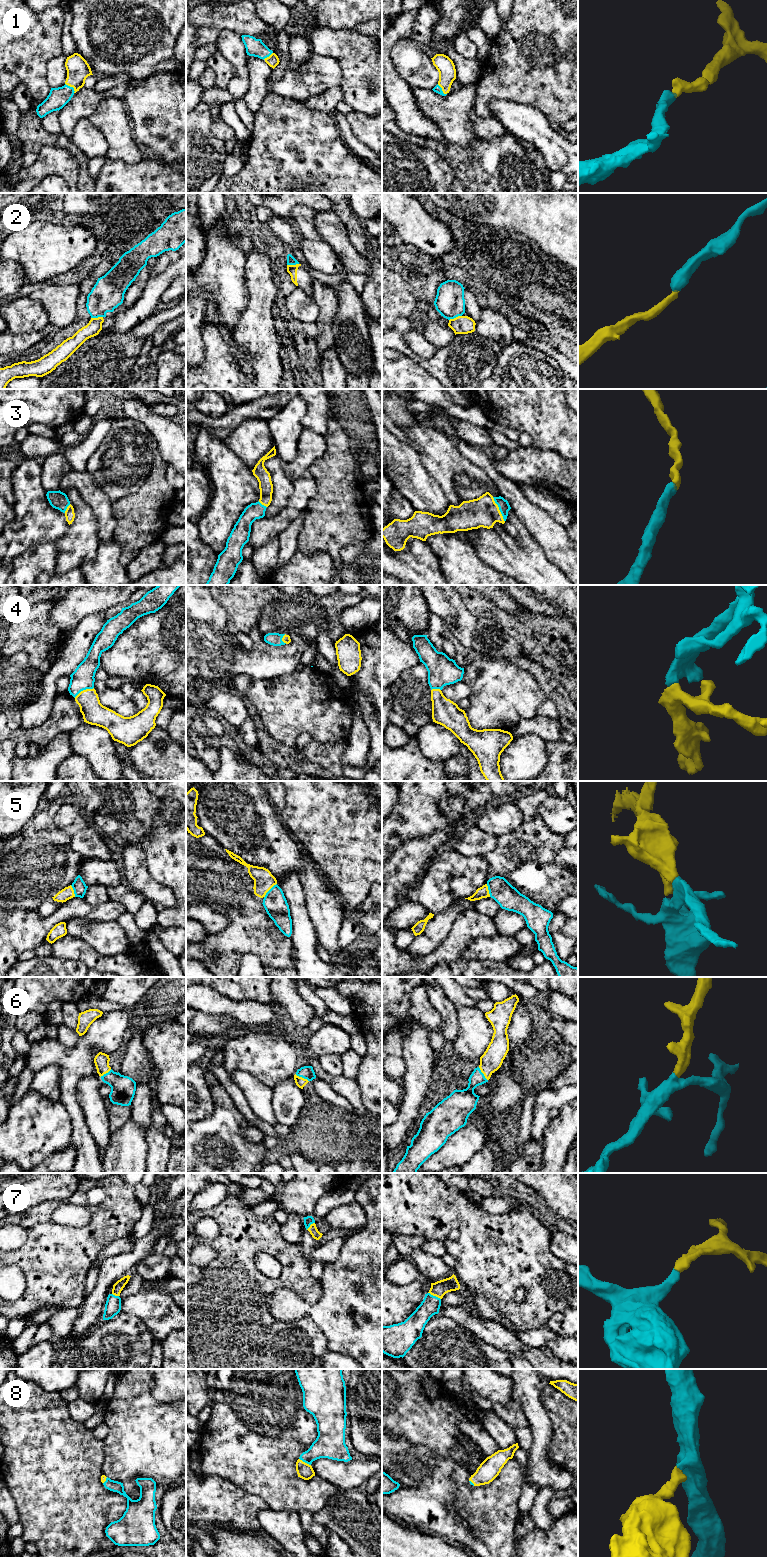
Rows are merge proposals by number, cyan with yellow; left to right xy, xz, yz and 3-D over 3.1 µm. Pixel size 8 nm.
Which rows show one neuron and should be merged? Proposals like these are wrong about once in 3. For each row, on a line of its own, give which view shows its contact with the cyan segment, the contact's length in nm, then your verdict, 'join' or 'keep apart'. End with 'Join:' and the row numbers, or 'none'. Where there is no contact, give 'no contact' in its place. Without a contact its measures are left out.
1: meets cyan in xy; contact 110 nm long; join
2: meets cyan in yz; contact 110 nm long; keep apart
3: meets cyan in yz; contact 220 nm long; join
4: meets cyan in xy; contact 180 nm long; join
5: meets cyan in xz; contact 160 nm long; keep apart
6: meets cyan in xz; contact 130 nm long; join
7: meets cyan in yz; contact 120 nm long; join
8: meets cyan in xz; contact 110 nm long; join
Join: 1, 3, 4, 6, 7, 8

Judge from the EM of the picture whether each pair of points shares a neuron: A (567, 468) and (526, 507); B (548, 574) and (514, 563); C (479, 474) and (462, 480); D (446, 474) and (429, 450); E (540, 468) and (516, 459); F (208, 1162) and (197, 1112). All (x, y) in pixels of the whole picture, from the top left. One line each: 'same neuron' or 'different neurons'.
A: different neurons
B: same neuron
C: different neurons
D: same neuron
E: same neuron
F: different neurons

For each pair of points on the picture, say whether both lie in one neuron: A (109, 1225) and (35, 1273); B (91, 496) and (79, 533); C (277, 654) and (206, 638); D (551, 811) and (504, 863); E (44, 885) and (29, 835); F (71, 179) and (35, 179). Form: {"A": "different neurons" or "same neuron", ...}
{"A": "same neuron", "B": "different neurons", "C": "same neuron", "D": "different neurons", "E": "same neuron", "F": "same neuron"}

